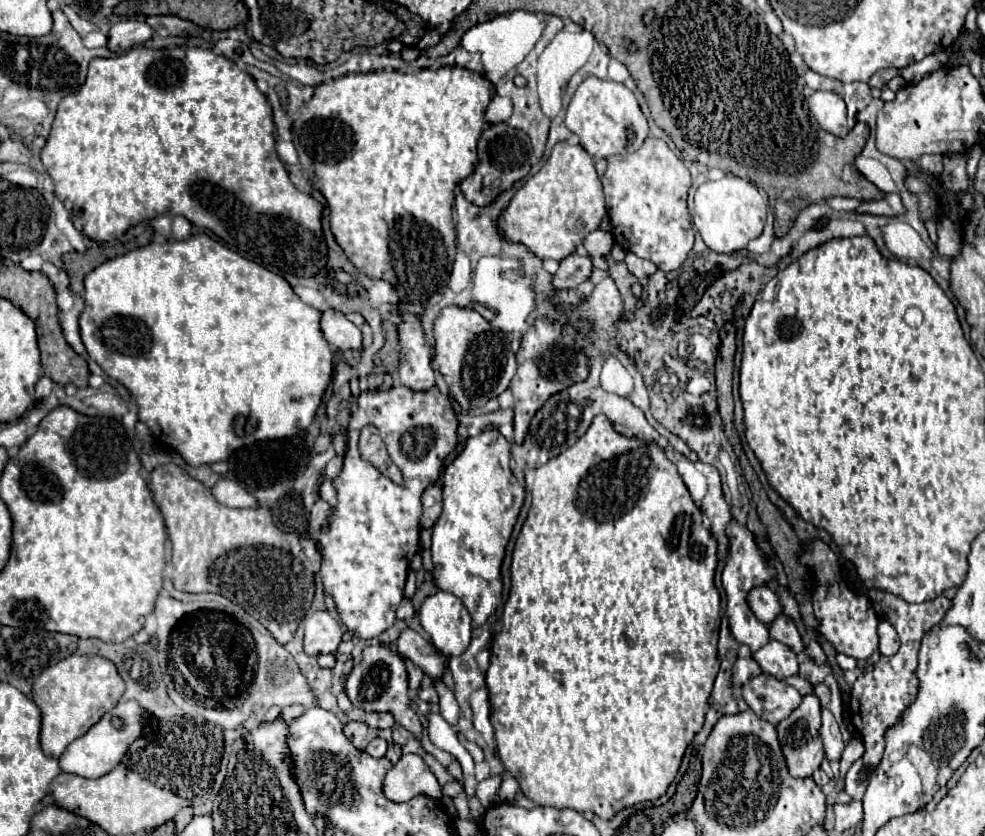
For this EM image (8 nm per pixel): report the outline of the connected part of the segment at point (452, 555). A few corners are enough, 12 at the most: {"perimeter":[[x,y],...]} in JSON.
{"perimeter":[[488,425],[442,473],[434,583],[480,627],[524,503]]}

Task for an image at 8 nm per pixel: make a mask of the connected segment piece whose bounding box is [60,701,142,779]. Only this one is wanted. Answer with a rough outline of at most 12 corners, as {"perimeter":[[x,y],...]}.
{"perimeter":[[120,701],[72,741],[60,769],[110,773],[142,733],[142,707]]}

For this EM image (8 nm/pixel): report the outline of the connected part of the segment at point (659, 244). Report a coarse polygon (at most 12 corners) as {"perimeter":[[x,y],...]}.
{"perimeter":[[662,139],[608,159],[614,241],[662,271],[694,245],[690,171]]}

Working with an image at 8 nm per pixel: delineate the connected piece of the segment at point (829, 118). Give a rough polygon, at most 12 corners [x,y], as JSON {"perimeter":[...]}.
{"perimeter":[[816,91],[808,107],[824,131],[848,133],[846,105],[836,93]]}

